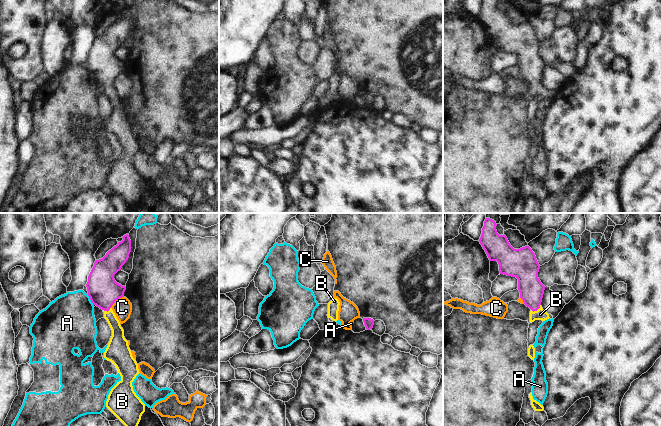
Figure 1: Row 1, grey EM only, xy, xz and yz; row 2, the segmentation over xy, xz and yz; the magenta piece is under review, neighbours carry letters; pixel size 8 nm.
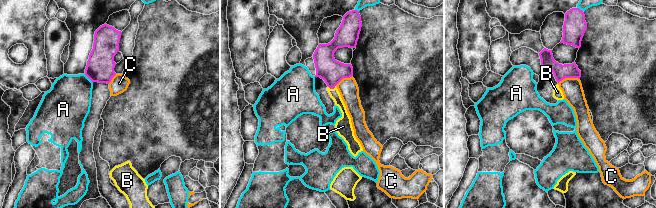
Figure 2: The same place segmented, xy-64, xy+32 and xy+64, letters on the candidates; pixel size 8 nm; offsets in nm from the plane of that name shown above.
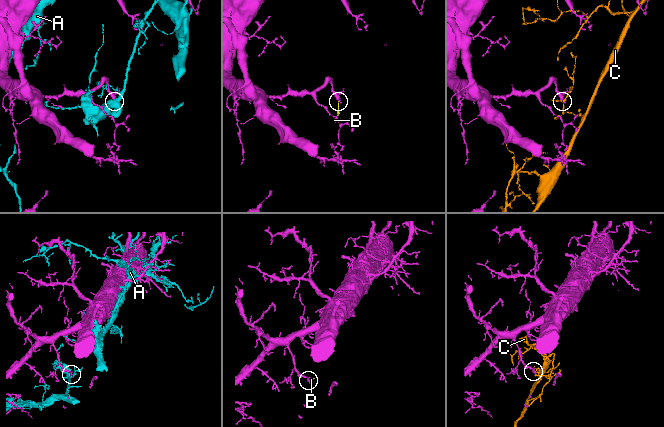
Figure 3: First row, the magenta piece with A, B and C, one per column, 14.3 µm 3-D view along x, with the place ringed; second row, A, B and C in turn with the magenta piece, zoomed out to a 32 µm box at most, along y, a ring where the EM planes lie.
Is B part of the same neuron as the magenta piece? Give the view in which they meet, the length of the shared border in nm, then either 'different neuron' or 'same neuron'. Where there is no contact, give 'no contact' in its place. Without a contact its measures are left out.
yz | 90 nm | same neuron

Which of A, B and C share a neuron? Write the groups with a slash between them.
A / B / C

